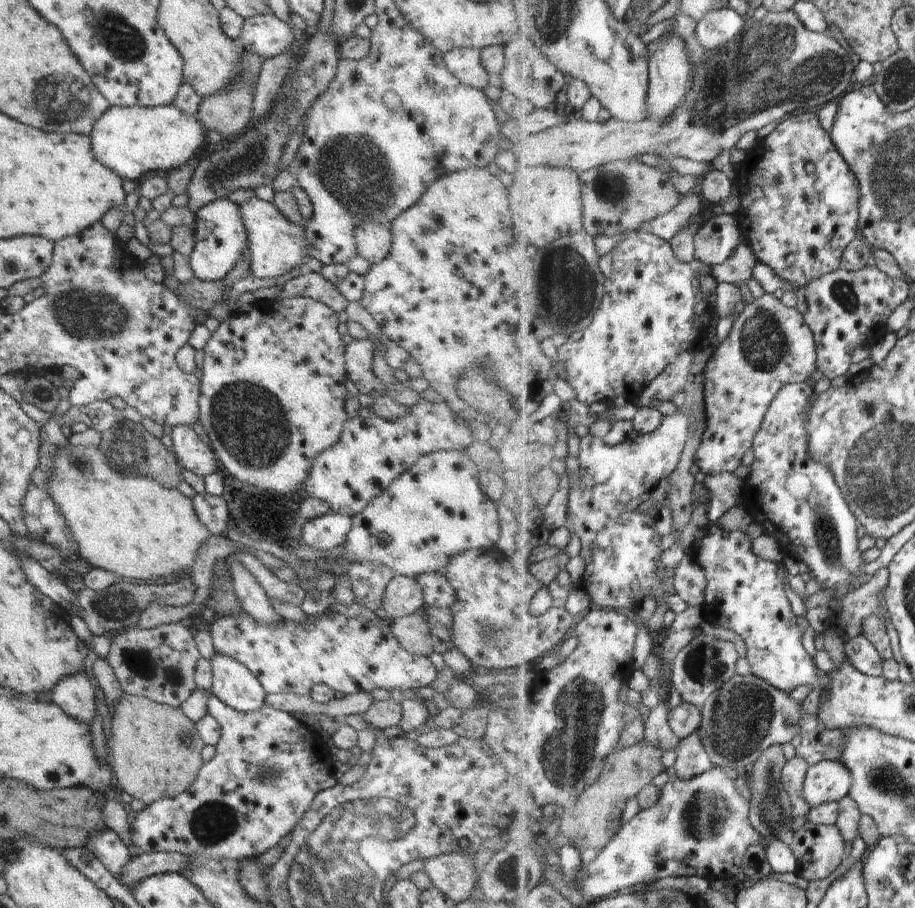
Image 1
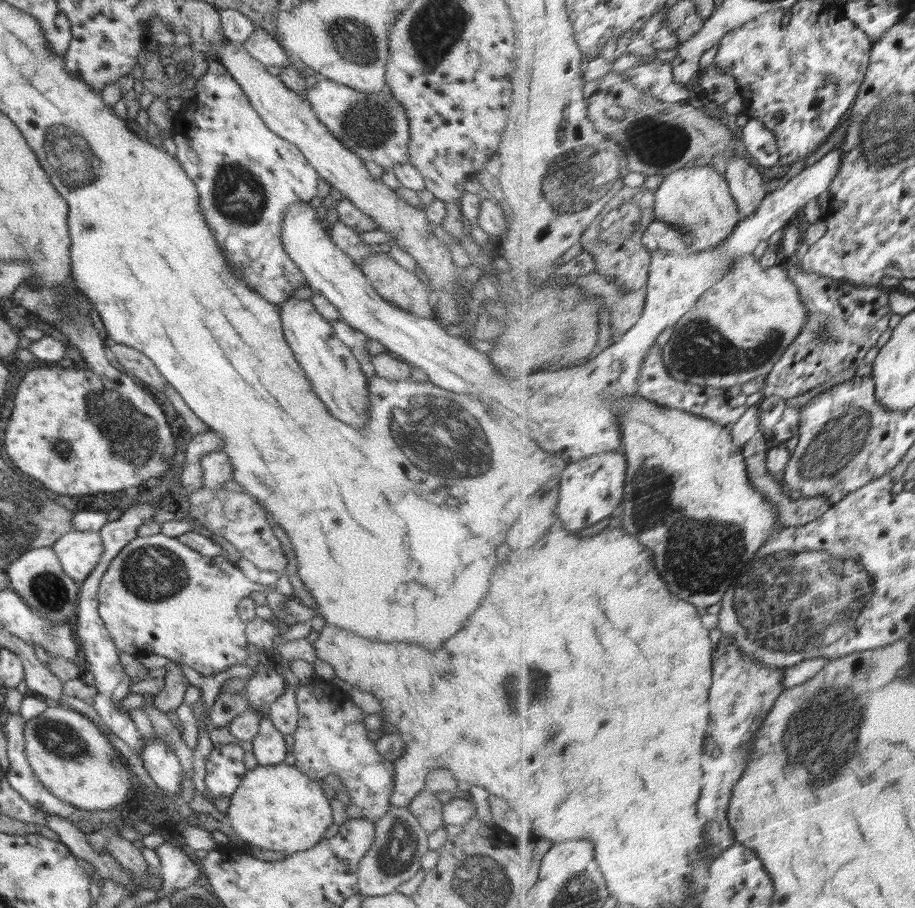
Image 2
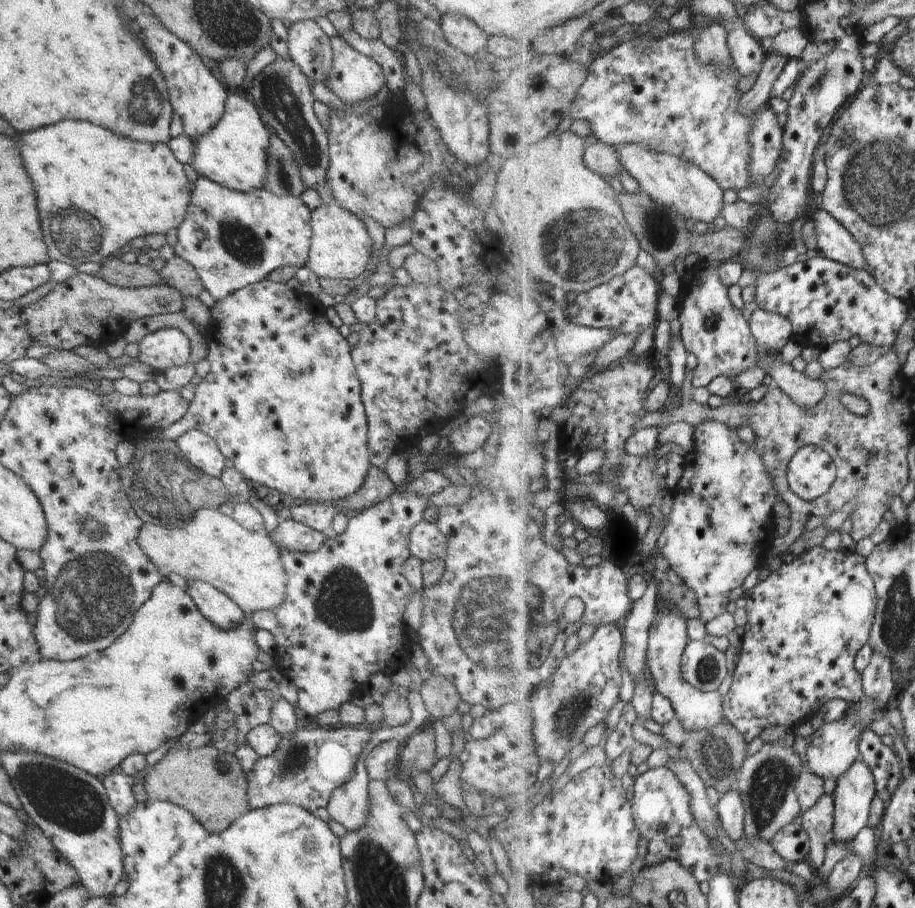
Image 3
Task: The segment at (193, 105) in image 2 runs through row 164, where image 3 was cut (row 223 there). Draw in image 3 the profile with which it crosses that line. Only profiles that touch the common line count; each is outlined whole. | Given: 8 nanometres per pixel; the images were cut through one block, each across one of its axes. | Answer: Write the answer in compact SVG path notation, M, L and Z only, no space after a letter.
M198 175L182 224L177 228L175 254L189 262L196 270L203 288L216 298L259 283L277 268L304 267L309 261L313 235L310 226L311 210L297 196L278 196L266 189L249 193L238 192Z

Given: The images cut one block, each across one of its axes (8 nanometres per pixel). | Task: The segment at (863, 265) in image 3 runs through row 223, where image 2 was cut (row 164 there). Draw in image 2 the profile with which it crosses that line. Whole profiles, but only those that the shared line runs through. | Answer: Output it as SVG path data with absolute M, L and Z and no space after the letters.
M836 149L814 166L804 169L785 188L769 194L754 215L742 218L738 228L722 245L699 254L653 252L646 308L636 326L588 363L550 372L539 371L530 376L532 380L526 376L520 380L506 378L490 364L486 354L472 348L466 335L450 335L437 317L420 317L382 298L358 264L334 245L318 221L316 209L309 202L286 207L281 242L285 254L304 274L308 286L318 290L333 304L339 310L341 320L348 326L384 344L394 358L423 370L436 386L456 394L476 395L489 407L492 418L498 416L511 428L520 429L521 436L526 436L530 429L532 438L540 442L540 446L572 463L604 452L625 452L622 423L618 421L622 409L617 403L642 398L640 376L644 370L644 358L658 344L662 332L678 324L695 308L700 298L714 288L736 262L752 255L762 242L786 228L796 217L797 211L829 191L842 163L843 151Z

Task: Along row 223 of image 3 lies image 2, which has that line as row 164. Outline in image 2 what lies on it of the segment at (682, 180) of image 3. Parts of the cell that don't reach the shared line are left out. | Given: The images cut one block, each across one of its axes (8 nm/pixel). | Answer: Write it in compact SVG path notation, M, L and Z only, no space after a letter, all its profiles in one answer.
M712 163L684 167L665 176L656 194L656 220L682 225L688 233L692 233L694 235L694 242L690 246L692 254L707 252L722 245L744 218L735 196L732 195L727 176L720 174Z

